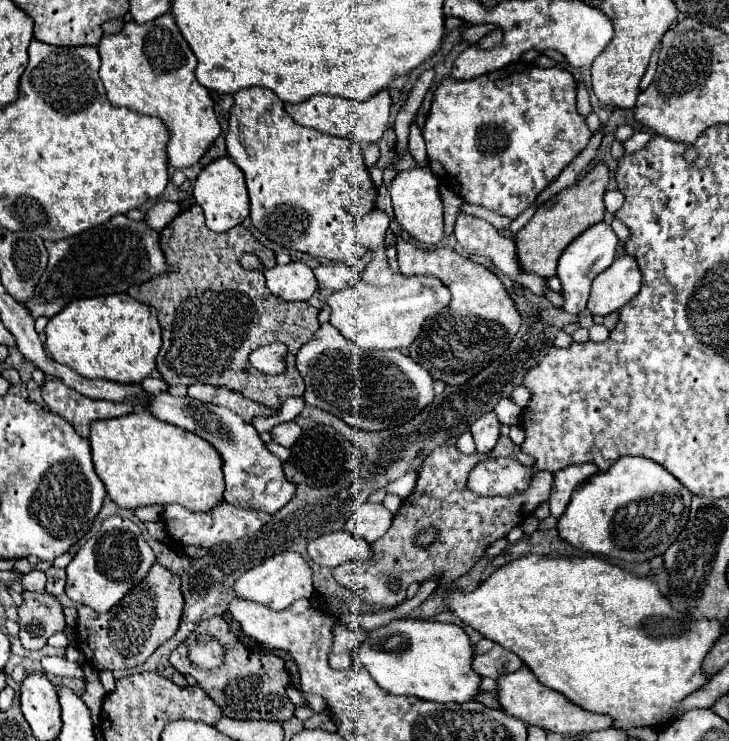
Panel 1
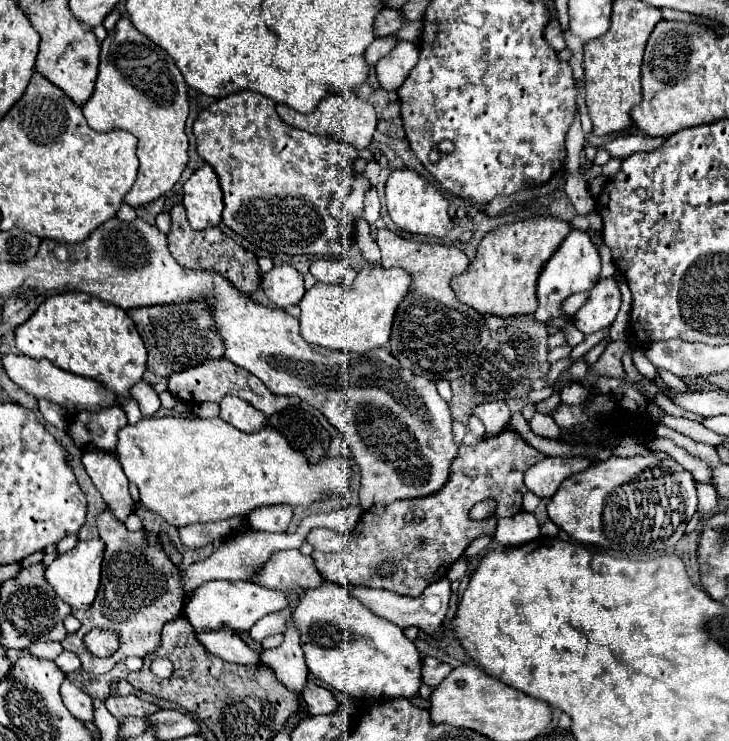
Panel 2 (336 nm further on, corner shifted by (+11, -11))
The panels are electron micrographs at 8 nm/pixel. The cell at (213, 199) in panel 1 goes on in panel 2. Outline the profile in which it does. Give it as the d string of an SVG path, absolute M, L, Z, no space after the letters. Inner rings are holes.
M209 164L195 170L185 182L183 206L193 230L205 230L209 226L221 224L223 190L219 184L219 176Z

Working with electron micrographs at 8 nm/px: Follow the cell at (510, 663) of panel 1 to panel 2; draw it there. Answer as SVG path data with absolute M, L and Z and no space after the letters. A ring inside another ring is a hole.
M427 656L425 662L423 662L423 674L421 674L423 676L423 684L429 684L429 686L437 688L445 680L445 676L449 676L451 670L453 668L449 664Z

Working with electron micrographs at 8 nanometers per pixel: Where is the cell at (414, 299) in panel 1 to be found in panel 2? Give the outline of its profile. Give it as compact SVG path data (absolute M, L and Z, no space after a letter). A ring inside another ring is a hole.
M365 266L357 272L351 286L327 286L317 282L305 292L301 308L301 336L315 346L365 354L373 348L387 346L397 306L403 302L411 286L411 276L401 268Z

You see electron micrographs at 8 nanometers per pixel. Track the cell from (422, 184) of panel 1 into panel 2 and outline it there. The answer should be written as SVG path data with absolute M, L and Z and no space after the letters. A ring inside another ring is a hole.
M403 168L403 170L393 170L389 174L387 188L385 188L385 200L387 200L387 212L389 212L391 220L405 232L433 236L433 238L445 238L453 226L453 222L447 214L449 202L445 200L445 196L413 170Z

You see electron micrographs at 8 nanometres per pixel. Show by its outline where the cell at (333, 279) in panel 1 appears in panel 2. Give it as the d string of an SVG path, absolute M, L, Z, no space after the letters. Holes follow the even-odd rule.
M313 260L311 262L311 274L315 276L315 280L323 282L323 284L343 284L349 286L355 280L355 270L343 262L343 260Z

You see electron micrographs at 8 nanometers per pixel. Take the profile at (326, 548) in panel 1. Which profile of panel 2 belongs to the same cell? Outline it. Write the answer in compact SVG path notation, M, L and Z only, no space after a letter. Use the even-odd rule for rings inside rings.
M299 550L275 552L261 572L257 584L273 590L293 590L293 588L319 588L325 580L315 568L311 556L303 556Z

